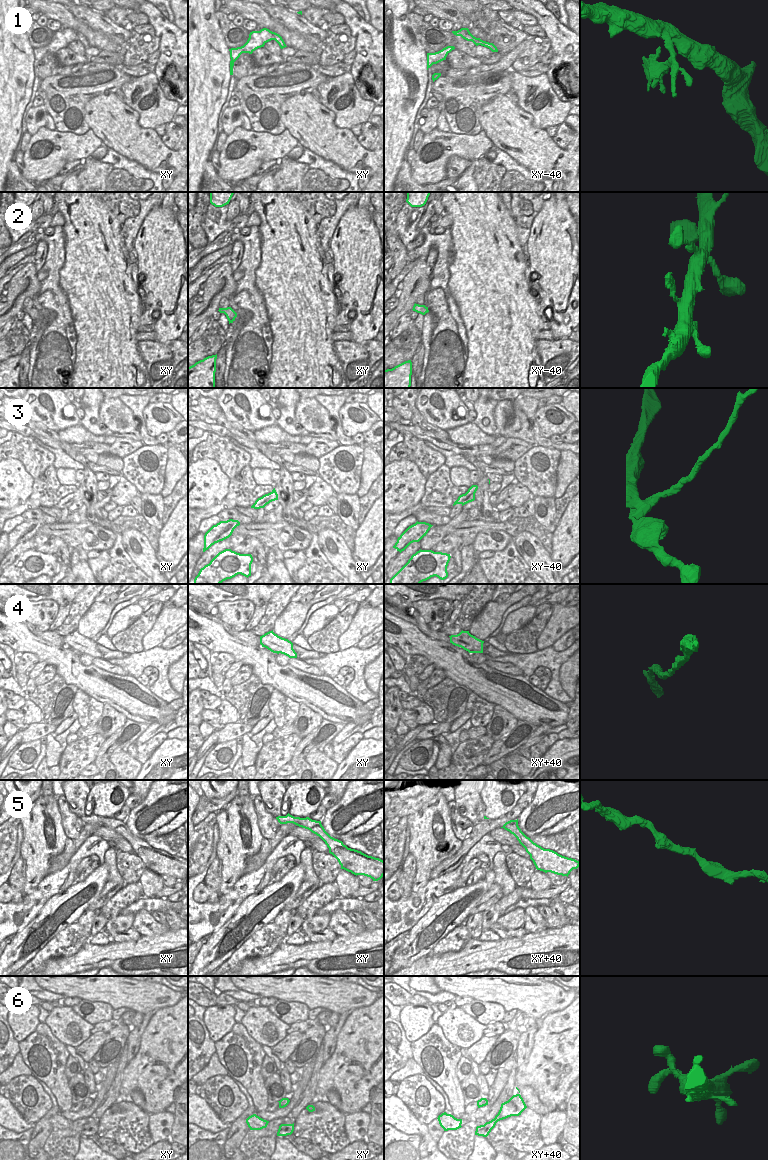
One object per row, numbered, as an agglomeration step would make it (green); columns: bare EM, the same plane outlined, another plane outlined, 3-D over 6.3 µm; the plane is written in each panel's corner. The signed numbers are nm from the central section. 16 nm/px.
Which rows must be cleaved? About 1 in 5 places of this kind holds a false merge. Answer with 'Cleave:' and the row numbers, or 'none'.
Cleave: 3

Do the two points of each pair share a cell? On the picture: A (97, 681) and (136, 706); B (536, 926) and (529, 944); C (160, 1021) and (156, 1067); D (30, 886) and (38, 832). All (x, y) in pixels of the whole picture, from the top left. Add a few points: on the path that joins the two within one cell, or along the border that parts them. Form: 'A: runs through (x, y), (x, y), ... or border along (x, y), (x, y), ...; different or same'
A: runs through (107, 687), (126, 696); same
B: border along (547, 928), (541, 931), (528, 932); different
C: runs through (160, 1033), (160, 1054), (157, 1057); same
D: runs through (35, 873), (38, 845); same

